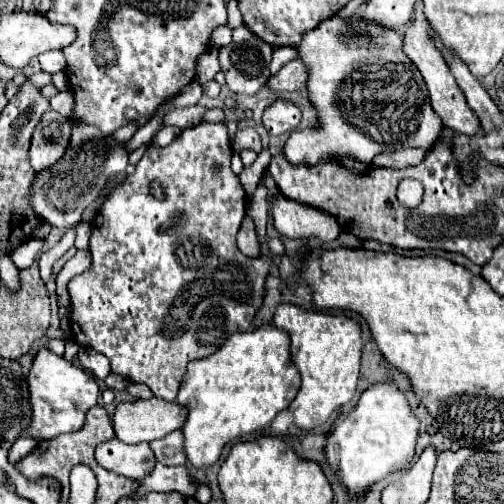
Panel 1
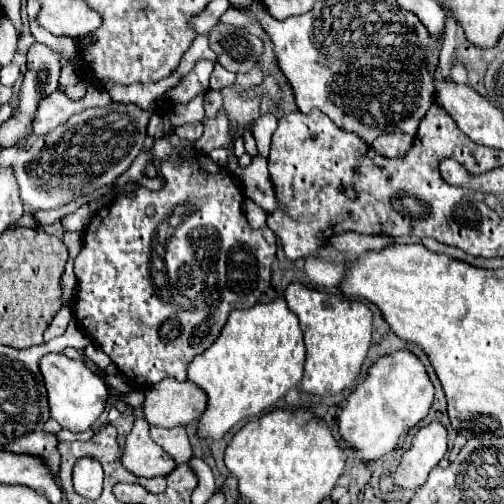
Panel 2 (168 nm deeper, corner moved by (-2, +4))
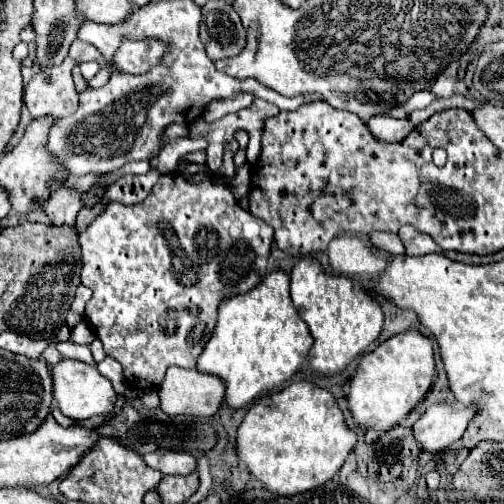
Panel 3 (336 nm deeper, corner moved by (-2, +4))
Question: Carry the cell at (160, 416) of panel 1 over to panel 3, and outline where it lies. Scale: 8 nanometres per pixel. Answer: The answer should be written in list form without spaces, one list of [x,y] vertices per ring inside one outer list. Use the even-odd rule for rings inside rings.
[[[170,367],[166,371],[166,377],[162,381],[162,387],[158,389],[160,395],[160,409],[168,417],[178,417],[178,415],[192,415],[192,417],[212,417],[224,397],[224,383],[218,377],[198,373],[196,369],[182,369],[182,367]]]

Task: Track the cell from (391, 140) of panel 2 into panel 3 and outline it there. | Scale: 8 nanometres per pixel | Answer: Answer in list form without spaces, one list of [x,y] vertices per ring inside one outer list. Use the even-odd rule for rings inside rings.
[[[372,117],[368,121],[370,133],[384,143],[396,143],[404,141],[410,131],[414,129],[414,123],[410,119],[394,119],[394,117]]]

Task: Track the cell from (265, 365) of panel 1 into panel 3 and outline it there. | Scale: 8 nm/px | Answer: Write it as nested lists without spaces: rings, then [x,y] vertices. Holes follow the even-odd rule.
[[[274,271],[250,293],[230,297],[222,301],[218,309],[216,329],[198,357],[196,369],[216,375],[224,383],[224,405],[230,409],[242,409],[260,395],[290,381],[312,347],[312,335],[292,305],[288,285],[290,277],[282,271]]]

